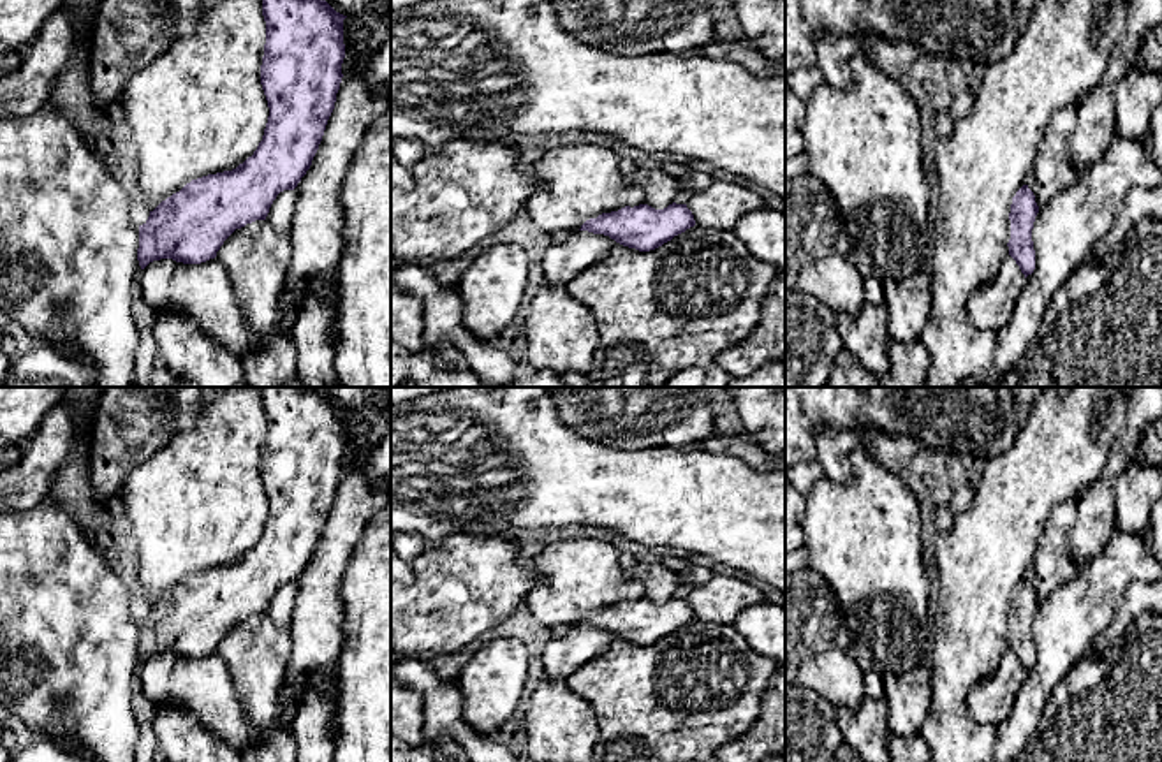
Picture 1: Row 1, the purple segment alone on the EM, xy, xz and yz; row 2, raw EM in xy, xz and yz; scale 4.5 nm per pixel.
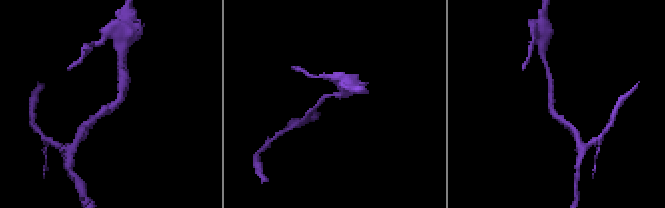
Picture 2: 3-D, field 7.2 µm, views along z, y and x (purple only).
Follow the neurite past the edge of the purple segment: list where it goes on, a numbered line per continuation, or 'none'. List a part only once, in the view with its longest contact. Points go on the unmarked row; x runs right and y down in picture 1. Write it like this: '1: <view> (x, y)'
none

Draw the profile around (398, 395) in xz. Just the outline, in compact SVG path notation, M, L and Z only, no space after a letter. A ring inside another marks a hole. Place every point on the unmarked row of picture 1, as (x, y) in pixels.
M391 387L391 407L407 403L419 396L430 396L433 392L440 392L444 389L456 389L456 387Z

